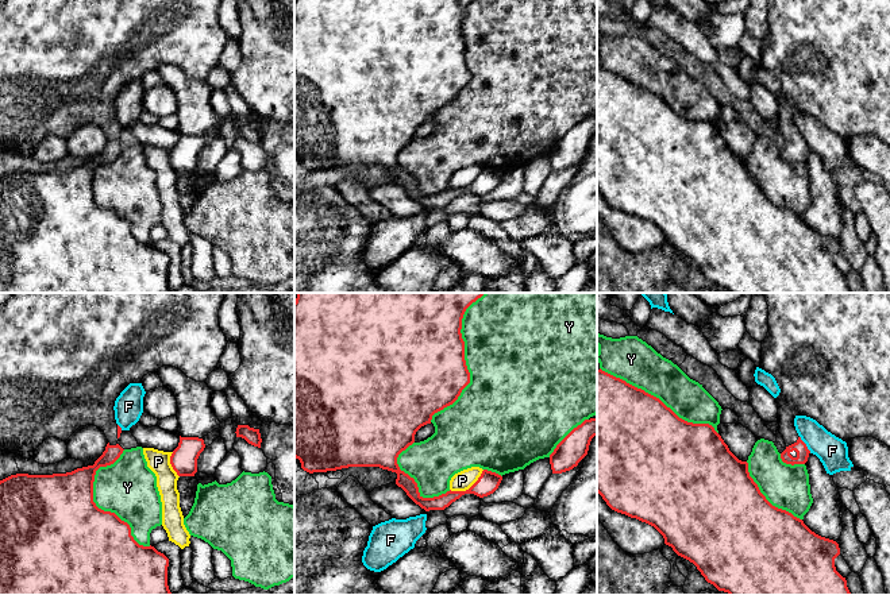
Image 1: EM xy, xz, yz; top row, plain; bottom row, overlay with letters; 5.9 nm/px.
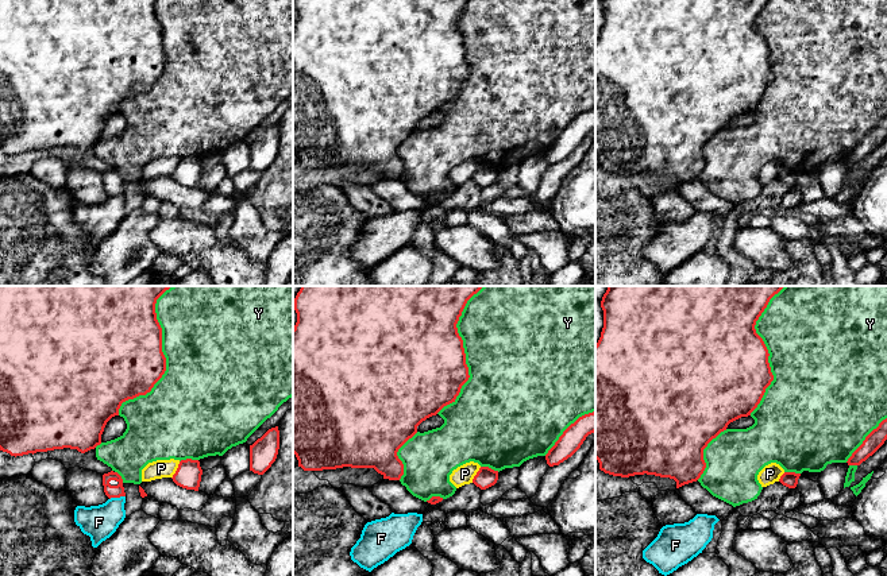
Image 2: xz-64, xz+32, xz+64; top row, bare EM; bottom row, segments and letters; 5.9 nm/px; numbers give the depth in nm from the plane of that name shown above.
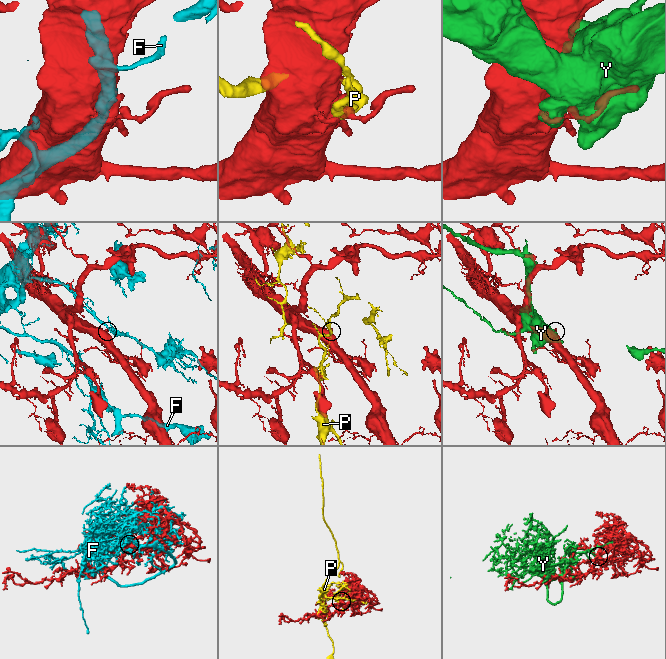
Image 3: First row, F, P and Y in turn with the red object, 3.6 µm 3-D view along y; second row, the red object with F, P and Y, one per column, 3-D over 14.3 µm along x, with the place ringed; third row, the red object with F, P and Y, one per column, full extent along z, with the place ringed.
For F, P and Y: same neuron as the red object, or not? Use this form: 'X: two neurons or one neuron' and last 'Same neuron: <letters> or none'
F: two neurons
P: two neurons
Y: two neurons
Same neuron: none

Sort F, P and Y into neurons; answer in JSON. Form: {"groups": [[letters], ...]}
{"groups": [["F"], ["P"], ["Y"]]}

